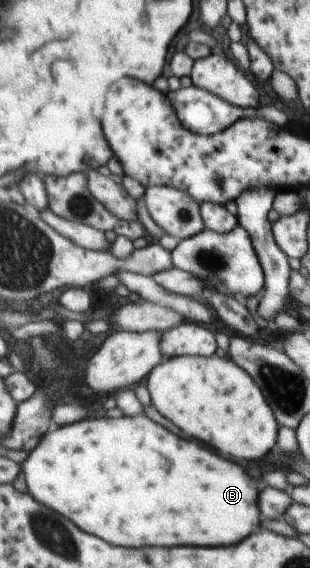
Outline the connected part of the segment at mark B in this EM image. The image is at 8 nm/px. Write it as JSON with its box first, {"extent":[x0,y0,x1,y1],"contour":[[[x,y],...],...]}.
{"extent":[20,414,257,547],"contour":[[[143,414],[130,416],[119,416],[116,418],[93,417],[72,424],[65,424],[58,428],[52,426],[43,436],[37,447],[28,452],[28,457],[20,465],[24,481],[27,486],[27,494],[35,501],[41,502],[49,509],[57,509],[63,517],[69,517],[69,521],[77,521],[81,529],[87,533],[93,533],[101,537],[103,541],[109,541],[111,545],[121,547],[145,547],[145,545],[157,545],[157,547],[179,547],[179,545],[193,545],[193,547],[229,547],[251,535],[257,527],[257,487],[251,483],[251,477],[243,471],[243,467],[237,467],[235,463],[215,455],[213,451],[207,451],[199,447],[193,441],[181,439],[173,435],[171,431],[163,429],[161,425],[149,421]]]}

